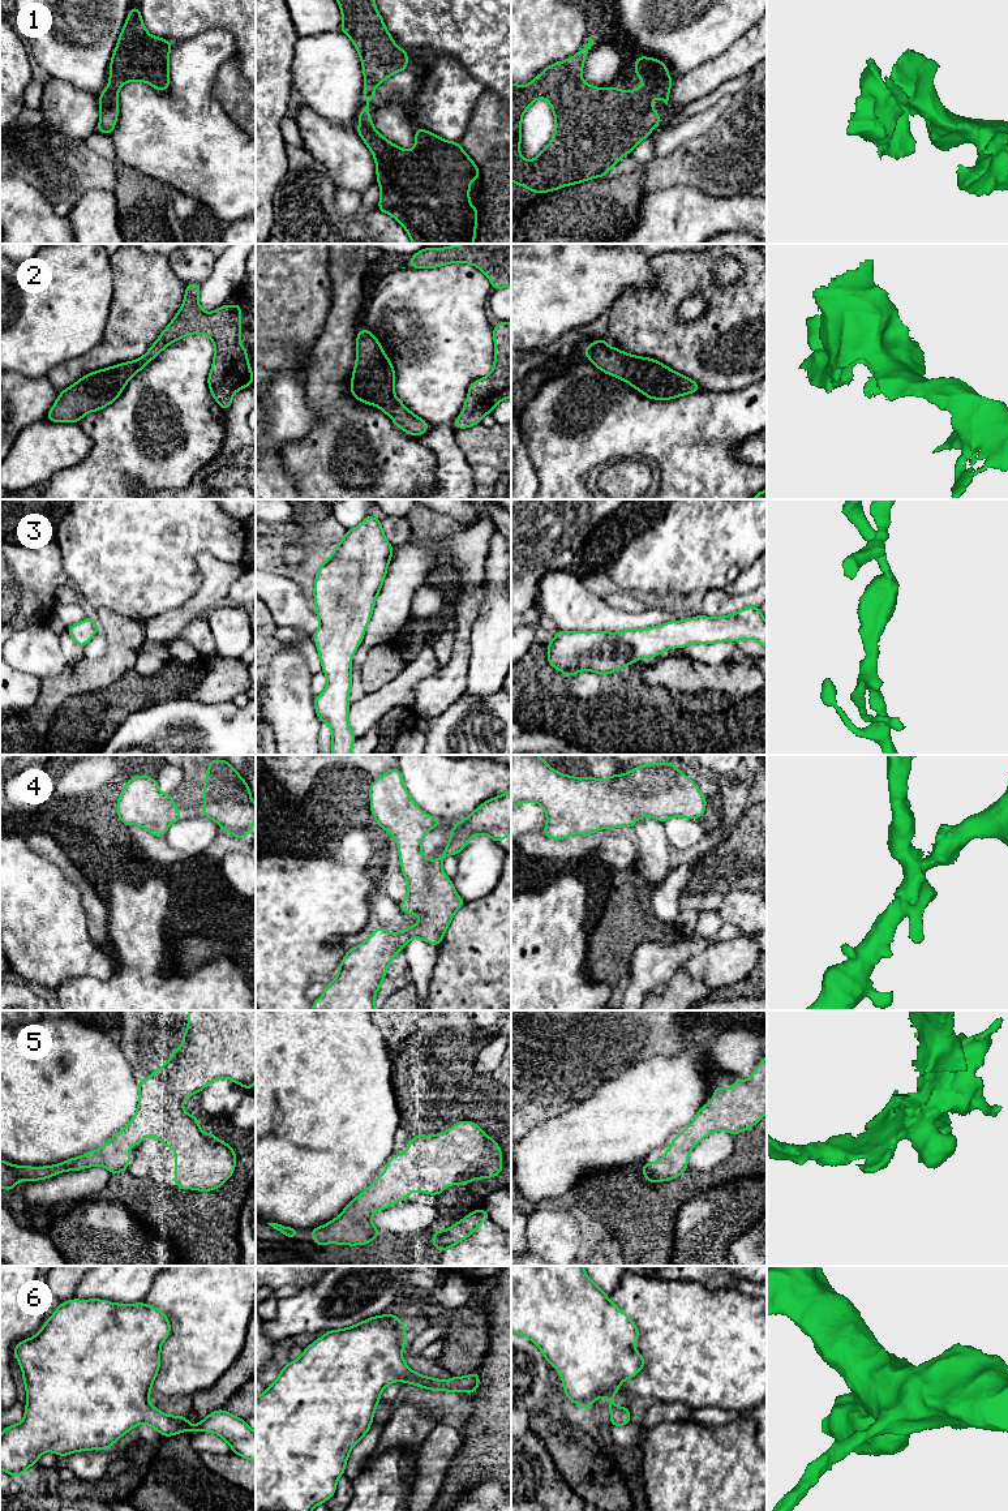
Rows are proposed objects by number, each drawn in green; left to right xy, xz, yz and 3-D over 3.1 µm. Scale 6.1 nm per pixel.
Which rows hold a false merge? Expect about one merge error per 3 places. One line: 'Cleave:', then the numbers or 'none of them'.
Cleave: none of them

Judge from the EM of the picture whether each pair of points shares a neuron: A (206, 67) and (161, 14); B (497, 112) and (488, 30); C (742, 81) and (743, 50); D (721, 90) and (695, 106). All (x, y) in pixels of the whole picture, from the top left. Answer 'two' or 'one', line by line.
A: two
B: two
C: two
D: one

